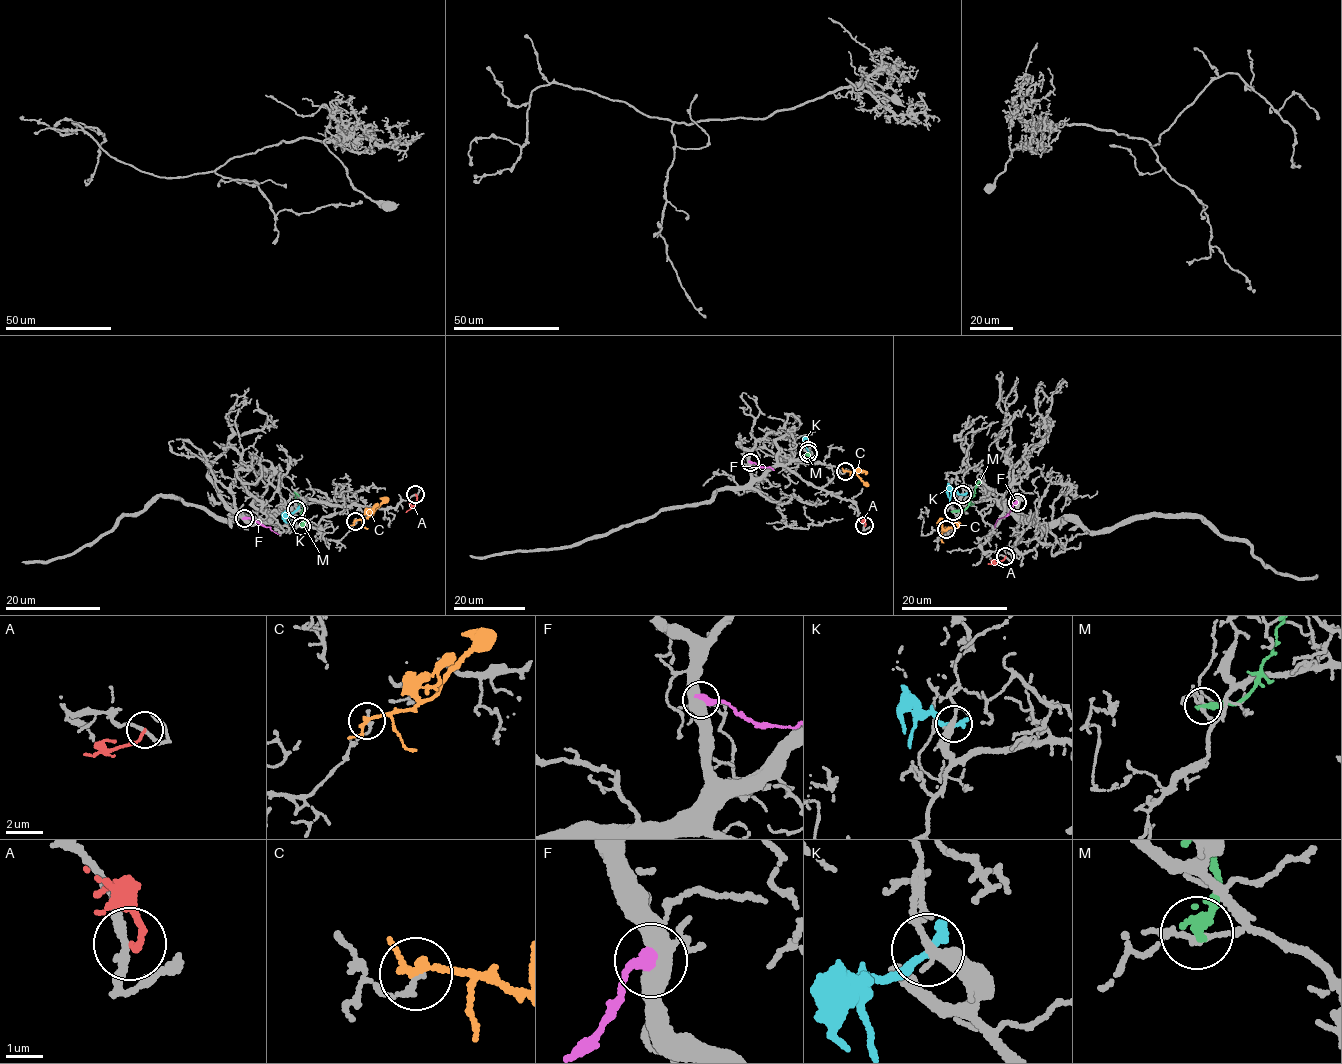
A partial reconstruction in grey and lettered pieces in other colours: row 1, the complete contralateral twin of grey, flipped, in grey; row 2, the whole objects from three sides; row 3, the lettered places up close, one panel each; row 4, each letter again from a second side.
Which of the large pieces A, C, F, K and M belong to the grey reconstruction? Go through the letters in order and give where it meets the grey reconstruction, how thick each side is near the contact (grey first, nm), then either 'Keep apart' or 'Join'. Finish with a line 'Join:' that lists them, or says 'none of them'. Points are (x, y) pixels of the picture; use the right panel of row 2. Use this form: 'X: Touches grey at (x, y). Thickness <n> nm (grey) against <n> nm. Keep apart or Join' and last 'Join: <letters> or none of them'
A: Touches grey at (1005, 556). Thickness 200 nm (grey) against 140 nm. Keep apart
C: Touches grey at (946, 529). Thickness 180 nm (grey) against 200 nm. Keep apart
F: Touches grey at (1017, 502). Thickness 440 nm (grey) against 400 nm. Keep apart
K: Touches grey at (962, 494). Thickness 240 nm (grey) against 300 nm. Keep apart
M: Touches grey at (953, 511). Thickness 130 nm (grey) against 320 nm. Keep apart
Join: none of them

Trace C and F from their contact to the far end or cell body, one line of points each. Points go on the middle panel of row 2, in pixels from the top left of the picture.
C: (844, 471), (856, 474), (868, 485)
F: (750, 462), (773, 470)

